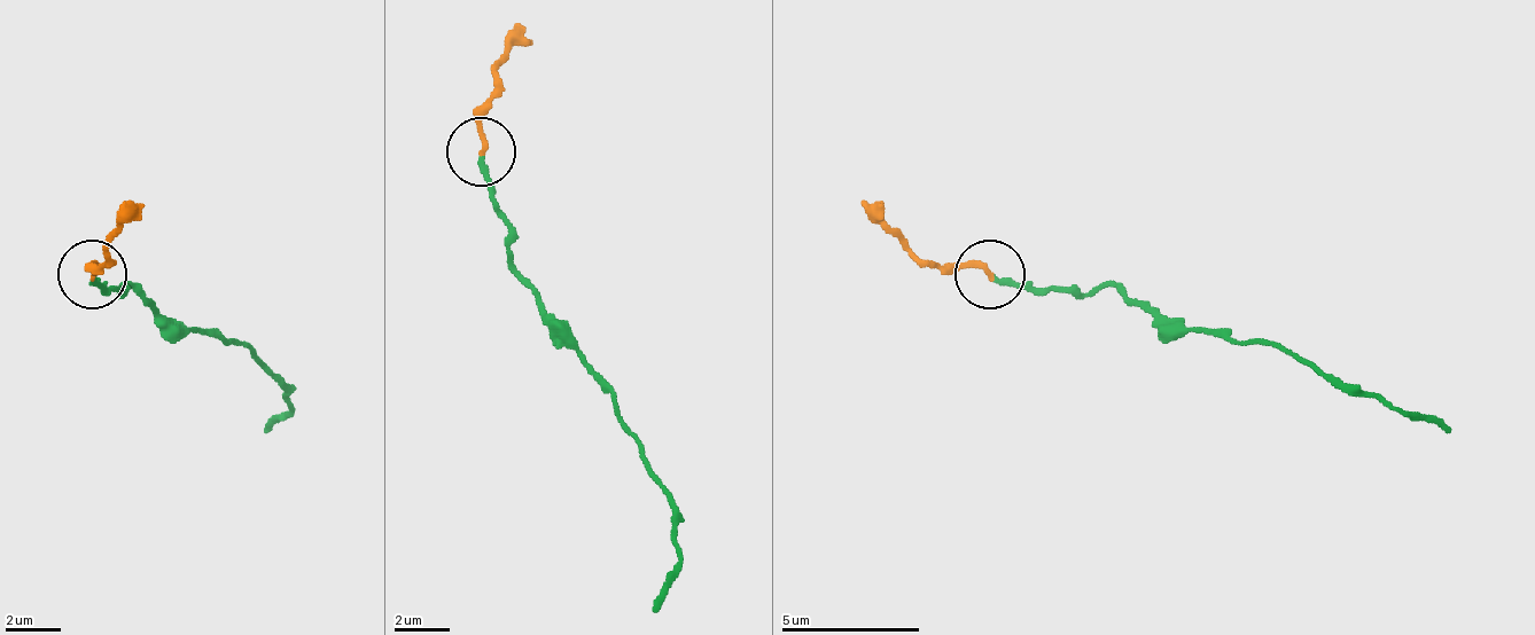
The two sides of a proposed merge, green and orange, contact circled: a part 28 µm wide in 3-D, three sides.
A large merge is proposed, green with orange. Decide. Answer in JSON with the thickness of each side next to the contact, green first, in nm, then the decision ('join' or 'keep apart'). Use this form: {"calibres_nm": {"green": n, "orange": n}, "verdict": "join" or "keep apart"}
{"calibres_nm": {"green": 190, "orange": 200}, "verdict": "join"}

